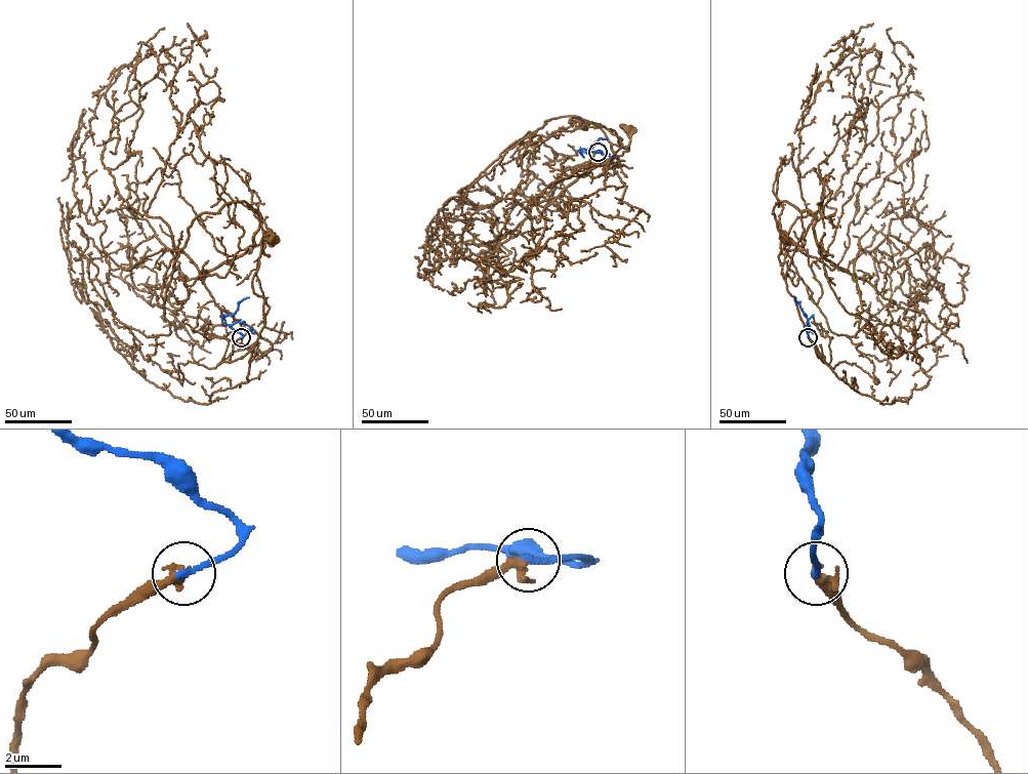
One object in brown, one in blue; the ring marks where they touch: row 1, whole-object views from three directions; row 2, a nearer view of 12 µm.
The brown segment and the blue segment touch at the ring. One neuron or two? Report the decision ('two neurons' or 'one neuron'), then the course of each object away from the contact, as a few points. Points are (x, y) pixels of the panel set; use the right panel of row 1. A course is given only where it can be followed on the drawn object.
one neuron; course brown (808, 337), (823, 362), (785, 279), (804, 230), (802, 213), (808, 210), (813, 218), (805, 244), (786, 240); course blue (808, 337), (808, 318), (795, 297)

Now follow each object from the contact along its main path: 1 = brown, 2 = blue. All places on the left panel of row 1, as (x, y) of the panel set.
1: (241, 337), (229, 361), (253, 348), (264, 324), (264, 298), (252, 287), (263, 234), (255, 210), (270, 240)
2: (241, 337), (240, 333), (222, 322), (221, 317), (234, 314), (239, 301), (249, 297)

